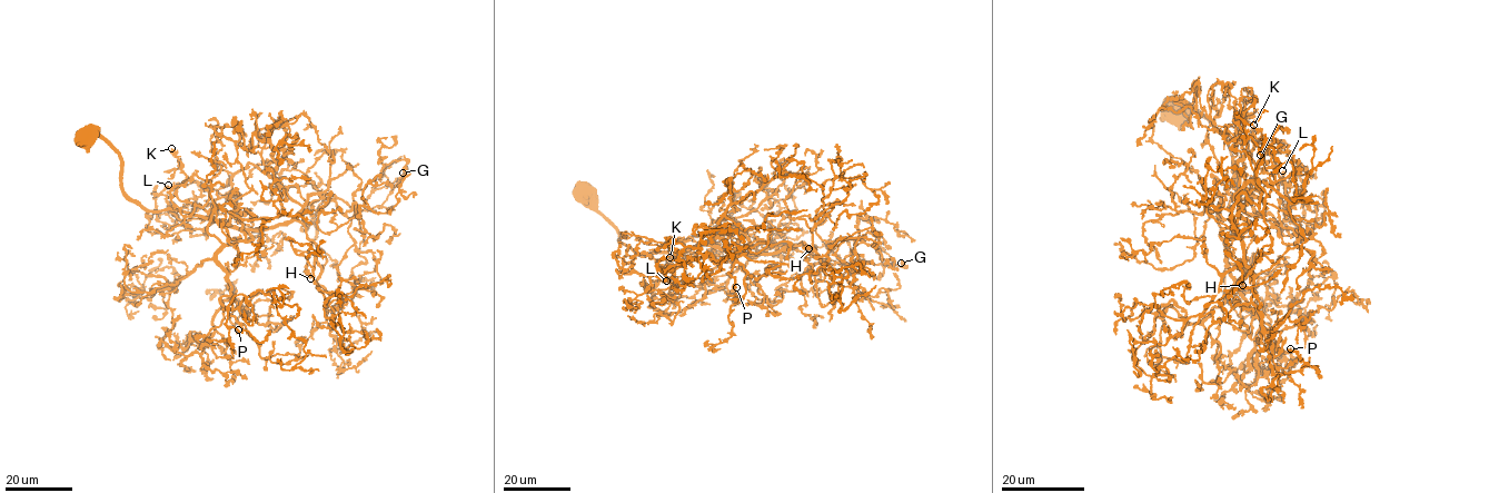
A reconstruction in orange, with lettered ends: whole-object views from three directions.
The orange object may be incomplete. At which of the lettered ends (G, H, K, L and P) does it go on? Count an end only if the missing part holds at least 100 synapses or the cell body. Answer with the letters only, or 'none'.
P

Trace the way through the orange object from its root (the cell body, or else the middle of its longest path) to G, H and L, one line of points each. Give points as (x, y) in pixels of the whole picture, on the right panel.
G: (1177, 109), (1193, 107), (1224, 138), (1249, 225), (1237, 195), (1252, 183), (1263, 208), (1264, 138), (1260, 155)
H: (1177, 109), (1220, 134), (1250, 197), (1243, 264), (1283, 258), (1260, 255), (1242, 285)
L: (1177, 109), (1220, 134), (1250, 197), (1249, 228), (1223, 238), (1237, 203), (1288, 218), (1282, 170)

